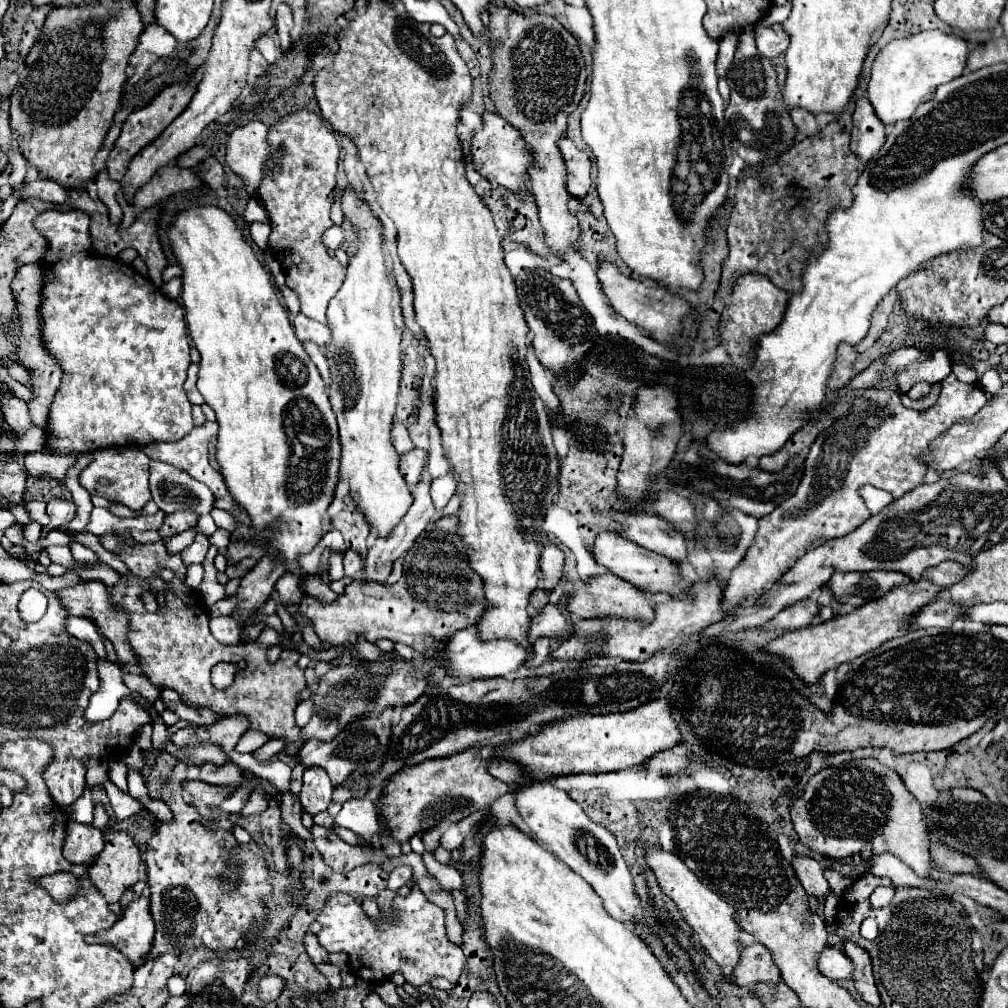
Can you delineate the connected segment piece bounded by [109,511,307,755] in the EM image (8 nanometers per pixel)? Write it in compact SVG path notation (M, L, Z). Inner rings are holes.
M173 511L165 515L165 523L159 529L163 541L157 543L133 543L129 537L123 539L123 549L119 559L127 565L131 579L121 577L111 589L111 605L121 607L129 615L129 631L127 641L133 647L141 671L149 677L155 687L169 687L175 689L183 701L191 701L195 705L205 705L211 711L219 713L221 717L243 713L251 721L251 729L269 733L273 737L281 737L289 743L285 749L289 755L297 755L301 741L301 729L295 725L293 711L297 707L297 695L301 689L307 687L303 669L297 667L299 653L295 649L283 649L281 659L275 665L267 663L267 649L269 645L279 645L279 633L273 627L265 627L263 635L255 643L237 643L237 645L221 645L209 631L207 609L199 595L191 595L189 587L183 583L187 567L183 565L179 553L169 555L165 547L165 539L183 533L187 529L197 527L199 515L195 511ZM159 569L171 569L175 579L165 583L159 579ZM143 593L163 593L165 595L165 611L149 613L141 601ZM187 609L187 611L185 611ZM245 657L247 667L235 673L235 681L231 687L219 691L211 685L211 669L219 661L239 663Z

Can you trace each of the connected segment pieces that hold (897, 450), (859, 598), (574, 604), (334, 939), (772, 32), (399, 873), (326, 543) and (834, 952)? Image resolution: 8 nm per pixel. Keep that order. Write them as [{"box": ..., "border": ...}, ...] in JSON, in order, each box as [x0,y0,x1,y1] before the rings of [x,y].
[{"box":[723,373,987,607],"border":[[[953,373],[941,381],[939,399],[927,411],[903,407],[897,383],[873,387],[863,397],[857,397],[851,411],[845,417],[839,417],[815,439],[797,493],[781,503],[771,515],[759,519],[753,543],[727,581],[723,593],[725,607],[745,607],[763,593],[763,589],[781,579],[789,565],[803,557],[805,551],[827,539],[843,537],[865,523],[871,513],[859,495],[861,485],[869,483],[877,489],[889,491],[893,499],[899,499],[921,485],[927,467],[921,465],[919,455],[925,453],[929,443],[953,423],[975,415],[985,401],[987,397],[979,385],[961,383]]]},{"box":[827,571,911,607],"border":[[[871,571],[871,573],[835,573],[827,583],[839,603],[861,607],[873,601],[897,585],[905,585],[911,579],[899,571]]]},{"box":[567,573,653,621],"border":[[[603,573],[595,575],[589,579],[589,583],[581,589],[575,589],[567,597],[567,611],[581,617],[581,619],[591,619],[591,617],[631,617],[631,619],[643,619],[651,621],[653,615],[653,605],[649,599],[635,587],[629,585],[627,581],[619,579],[617,575]]]},{"box":[317,885,465,987],"border":[[[417,885],[407,897],[397,895],[393,899],[391,915],[383,915],[379,923],[345,893],[331,895],[319,911],[317,921],[321,923],[321,931],[317,933],[321,947],[327,953],[347,953],[353,975],[371,983],[389,979],[395,973],[401,973],[405,981],[415,987],[429,983],[433,977],[445,977],[451,983],[457,983],[465,965],[461,947],[453,945],[445,935],[445,911],[427,901]]]},{"box":[756,25,789,59],"border":[[[781,25],[773,27],[756,26],[756,46],[760,55],[767,55],[769,59],[779,57],[789,47],[789,35]]]},{"box":[387,865,411,891],"border":[[[399,865],[399,867],[395,867],[395,869],[391,871],[387,889],[391,889],[391,891],[397,891],[399,887],[407,885],[407,881],[409,881],[409,879],[411,879],[411,867],[407,867],[407,865]]]},{"box":[319,529,345,554],"border":[[[332,529],[321,538],[321,543],[319,543],[319,551],[325,551],[325,549],[340,551],[342,554],[345,553],[345,541],[341,533],[339,533],[336,529]]]},{"box":[817,947,853,981],"border":[[[825,947],[825,951],[819,955],[817,969],[821,975],[827,975],[833,981],[851,979],[853,975],[853,963],[839,947]]]}]

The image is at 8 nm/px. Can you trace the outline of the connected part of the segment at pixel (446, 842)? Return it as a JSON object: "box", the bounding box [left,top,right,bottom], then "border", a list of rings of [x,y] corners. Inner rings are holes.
{"box":[441,827,465,851],"border":[[[449,827],[443,835],[441,835],[441,847],[443,849],[447,849],[447,851],[453,851],[453,849],[459,849],[461,847],[461,843],[463,843],[463,839],[465,837],[459,837],[459,833],[457,833],[457,827]]]}

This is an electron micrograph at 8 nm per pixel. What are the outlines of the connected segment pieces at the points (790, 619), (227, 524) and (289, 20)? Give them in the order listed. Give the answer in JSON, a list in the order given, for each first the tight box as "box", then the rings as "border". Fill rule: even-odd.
[{"box":[763,599,819,631],"border":[[[803,599],[799,603],[793,603],[791,607],[785,607],[771,619],[763,629],[765,631],[777,631],[777,629],[801,629],[811,623],[811,619],[819,613],[819,605],[815,599]]]},{"box":[211,509,235,531],"border":[[[213,509],[213,511],[211,511],[211,517],[213,517],[215,525],[221,527],[221,529],[225,529],[225,531],[233,531],[233,529],[235,529],[235,521],[233,521],[233,517],[231,517],[227,511]]]},{"box":[275,1,293,53],"border":[[[283,1],[277,5],[275,23],[277,23],[277,35],[279,35],[279,41],[281,41],[281,49],[287,53],[289,47],[291,47],[289,31],[291,31],[291,27],[293,27],[293,13],[291,13],[289,5],[283,3]]]}]

